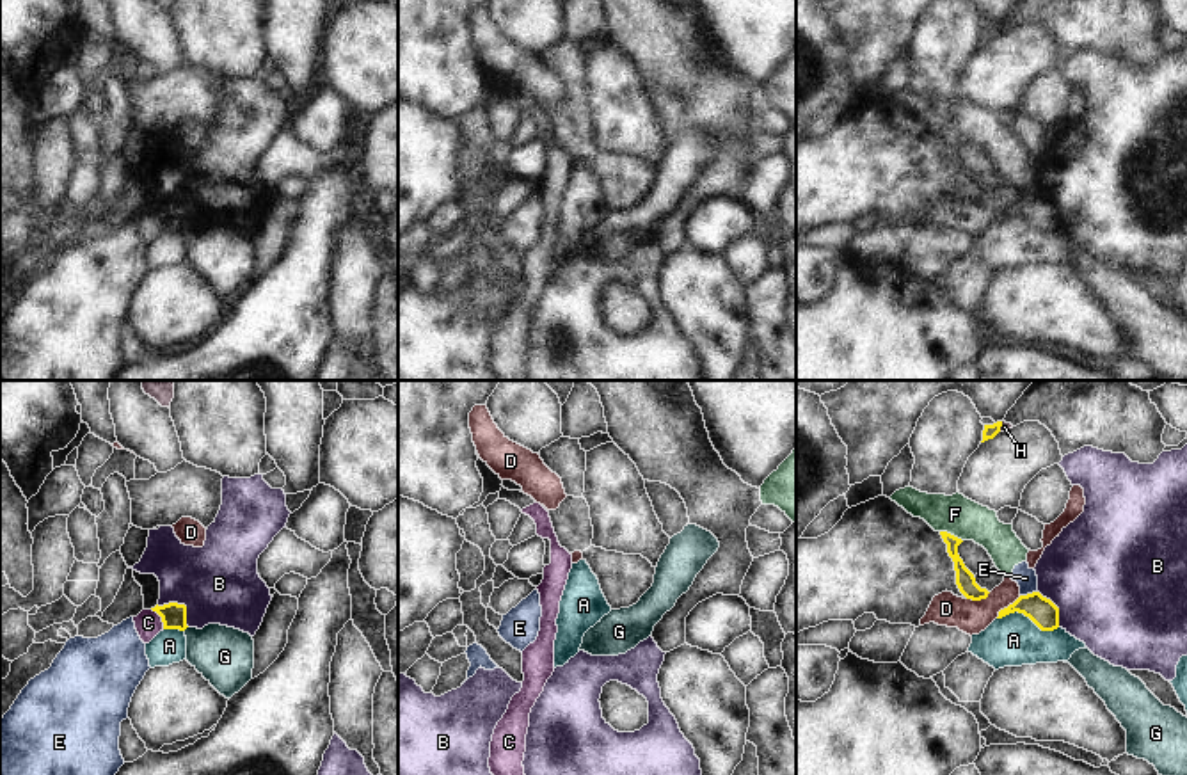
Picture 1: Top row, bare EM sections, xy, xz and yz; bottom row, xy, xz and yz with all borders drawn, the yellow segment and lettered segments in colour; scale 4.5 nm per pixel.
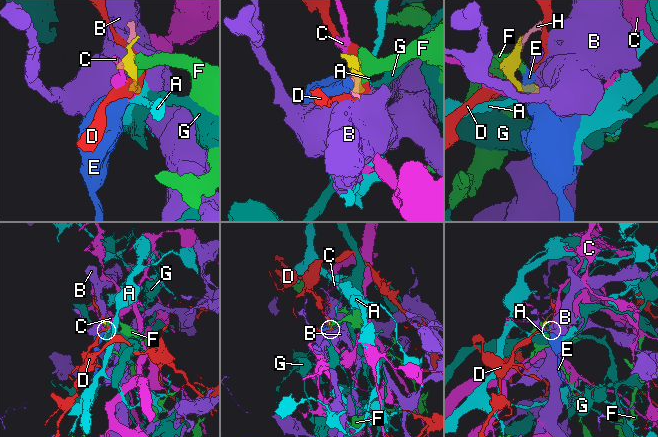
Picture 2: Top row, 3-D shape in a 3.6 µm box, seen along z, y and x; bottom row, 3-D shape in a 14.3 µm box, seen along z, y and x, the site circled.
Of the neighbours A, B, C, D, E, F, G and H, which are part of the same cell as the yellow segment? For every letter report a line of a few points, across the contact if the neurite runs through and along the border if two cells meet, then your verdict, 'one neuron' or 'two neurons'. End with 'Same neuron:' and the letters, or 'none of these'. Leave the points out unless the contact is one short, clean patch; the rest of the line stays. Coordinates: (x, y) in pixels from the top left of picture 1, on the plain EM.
A: yz (997, 219), (1022, 214), (1042, 231), (1058, 230) | two neurons
B: xy (157, 207), (182, 205), (189, 228) | two neurons
C: xy (151, 210), (160, 219), (164, 230) | two neurons
D: yz (1020, 198), (995, 219) | two neurons
E: yz (1036, 192), (1020, 198) | two neurons
F: yz (940, 132), (962, 143) | two neurons
G: xy (187, 228), (183, 231) | two neurons
H: yz (990, 32), (1001, 27), (1004, 29) | one neuron
Same neuron: H

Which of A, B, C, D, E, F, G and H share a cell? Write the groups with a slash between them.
A / B / C / D / E F / G / H

